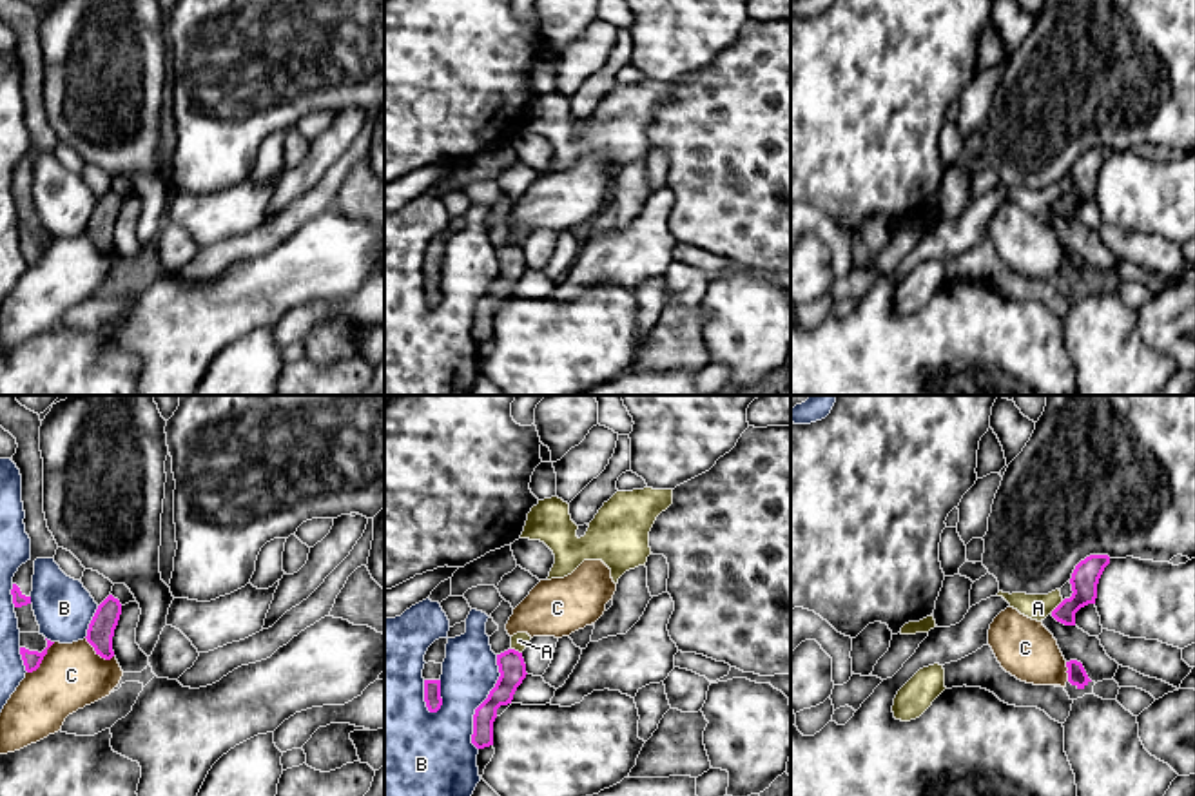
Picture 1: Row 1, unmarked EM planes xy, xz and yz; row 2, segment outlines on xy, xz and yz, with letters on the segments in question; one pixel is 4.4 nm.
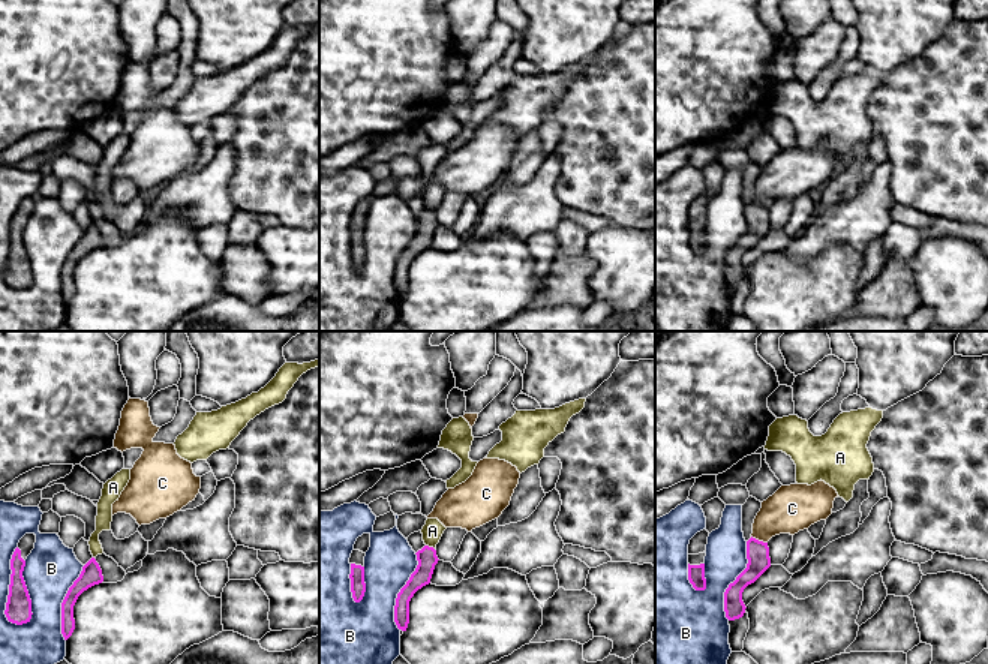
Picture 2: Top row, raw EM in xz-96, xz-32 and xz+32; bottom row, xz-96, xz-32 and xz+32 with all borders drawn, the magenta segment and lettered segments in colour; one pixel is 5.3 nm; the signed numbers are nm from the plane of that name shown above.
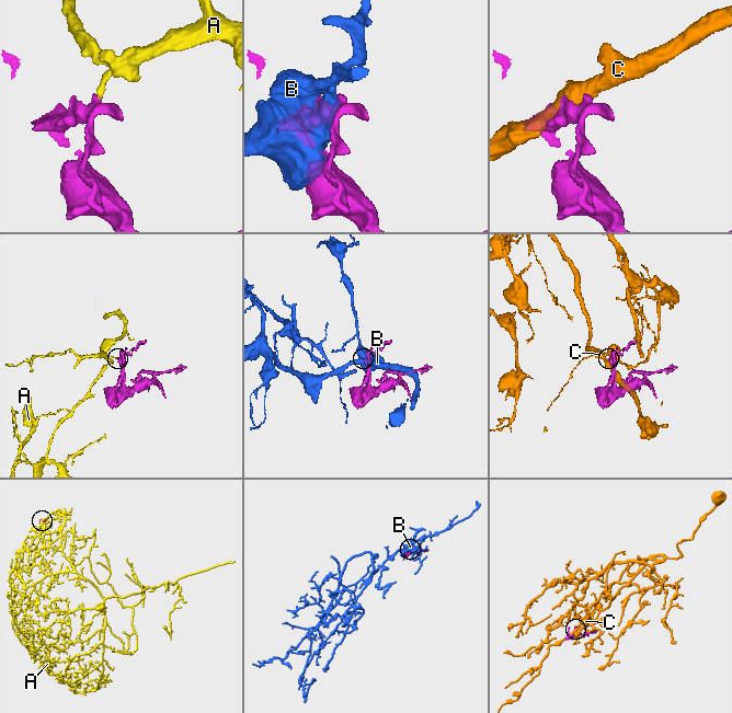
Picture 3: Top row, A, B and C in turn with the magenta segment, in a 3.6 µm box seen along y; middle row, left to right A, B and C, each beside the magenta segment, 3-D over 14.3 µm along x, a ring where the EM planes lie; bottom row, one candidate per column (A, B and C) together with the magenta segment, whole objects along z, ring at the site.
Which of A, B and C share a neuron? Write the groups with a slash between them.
A / B / C

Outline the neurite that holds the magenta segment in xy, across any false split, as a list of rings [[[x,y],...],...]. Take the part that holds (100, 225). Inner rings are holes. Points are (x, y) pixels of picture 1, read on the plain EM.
[[[109,189],[96,203],[89,223],[87,236],[94,241],[96,248],[105,254],[114,250],[112,230],[121,209],[121,198],[118,192]]]

